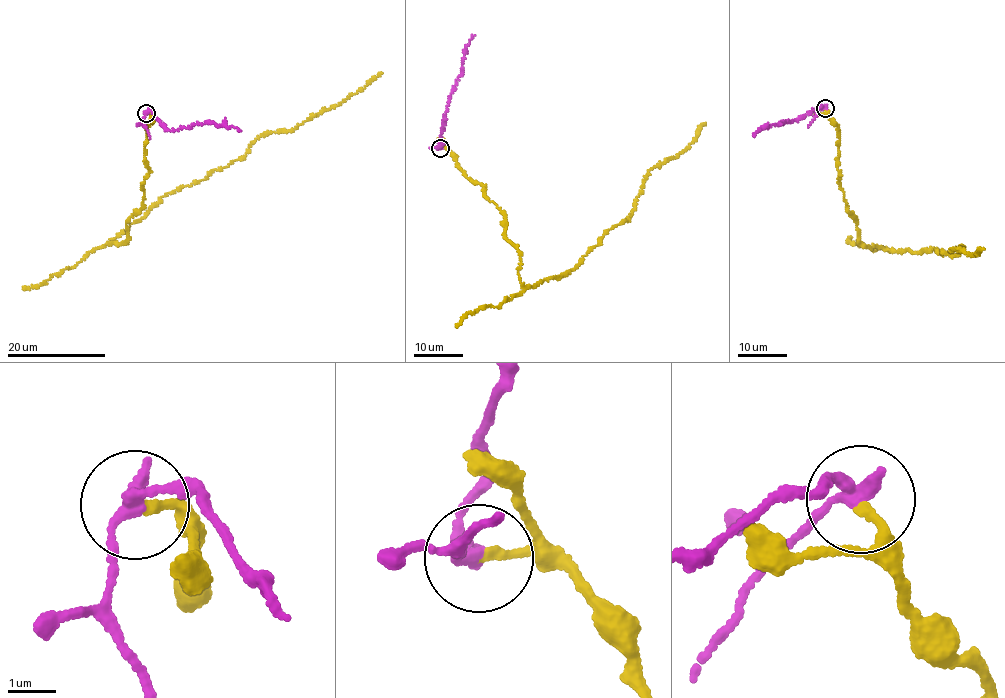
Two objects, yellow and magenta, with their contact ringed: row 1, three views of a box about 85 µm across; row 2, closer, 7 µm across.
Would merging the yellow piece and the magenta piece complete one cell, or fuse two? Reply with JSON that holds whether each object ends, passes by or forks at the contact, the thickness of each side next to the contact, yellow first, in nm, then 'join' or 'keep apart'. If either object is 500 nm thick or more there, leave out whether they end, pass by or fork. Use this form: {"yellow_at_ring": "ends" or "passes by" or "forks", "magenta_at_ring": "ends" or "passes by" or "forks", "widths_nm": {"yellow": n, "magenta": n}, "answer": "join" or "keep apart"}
{"yellow_at_ring": "ends", "magenta_at_ring": "passes by", "widths_nm": {"yellow": 180, "magenta": 280}, "answer": "keep apart"}

